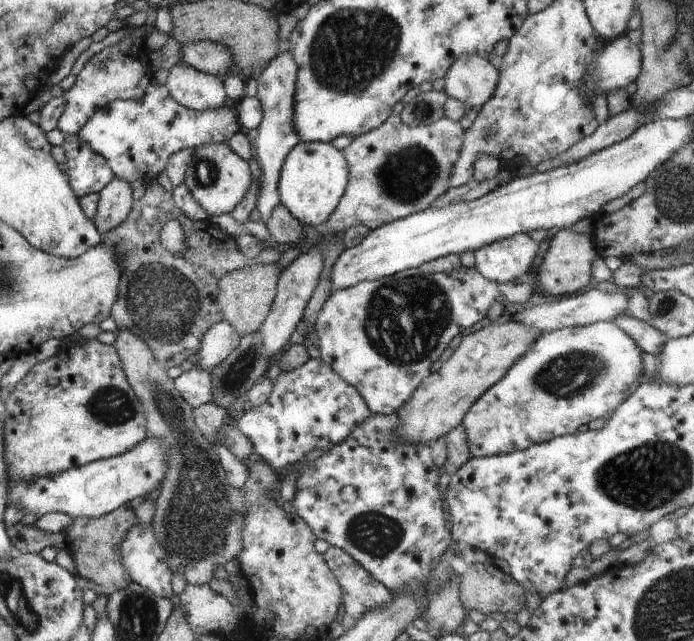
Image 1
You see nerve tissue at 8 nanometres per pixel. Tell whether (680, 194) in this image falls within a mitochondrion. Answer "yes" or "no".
yes

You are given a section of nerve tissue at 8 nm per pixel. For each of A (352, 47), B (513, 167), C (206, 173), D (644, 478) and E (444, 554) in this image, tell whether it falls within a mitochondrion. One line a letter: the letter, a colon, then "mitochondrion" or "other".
A: mitochondrion
B: other
C: mitochondrion
D: mitochondrion
E: other

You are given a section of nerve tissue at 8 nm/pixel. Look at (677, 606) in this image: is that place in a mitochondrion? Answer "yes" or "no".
yes

